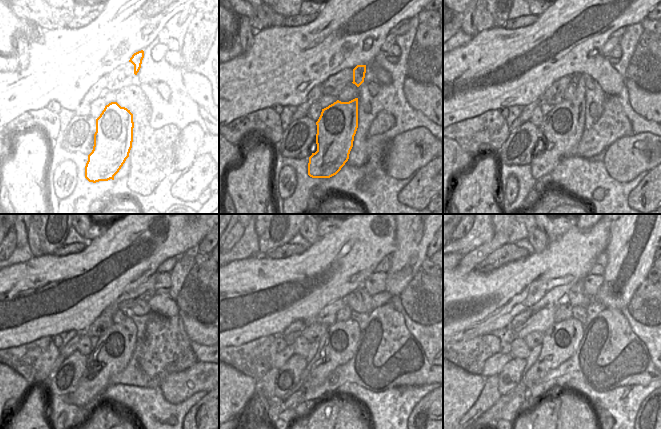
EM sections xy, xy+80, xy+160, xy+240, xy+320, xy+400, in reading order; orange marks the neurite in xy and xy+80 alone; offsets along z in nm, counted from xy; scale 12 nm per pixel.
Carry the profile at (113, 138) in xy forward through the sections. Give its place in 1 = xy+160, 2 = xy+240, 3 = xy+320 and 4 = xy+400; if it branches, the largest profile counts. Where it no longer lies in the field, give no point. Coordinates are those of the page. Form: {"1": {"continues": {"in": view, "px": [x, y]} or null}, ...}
{"1": {"continues": {"in": "xy+160", "px": [561, 129]}}, "2": {"continues": {"in": "xy+240", "px": [113, 351]}}, "3": {"continues": {"in": "xy+320", "px": [336, 347]}}, "4": {"continues": {"in": "xy+400", "px": [561, 340]}}}

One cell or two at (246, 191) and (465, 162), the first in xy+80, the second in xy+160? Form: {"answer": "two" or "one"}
{"answer": "two"}

